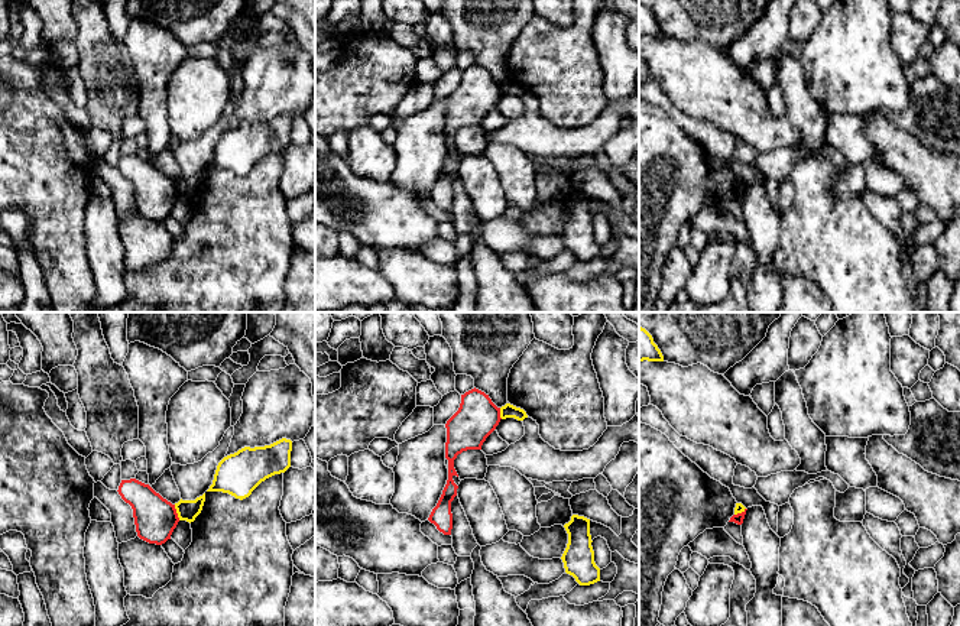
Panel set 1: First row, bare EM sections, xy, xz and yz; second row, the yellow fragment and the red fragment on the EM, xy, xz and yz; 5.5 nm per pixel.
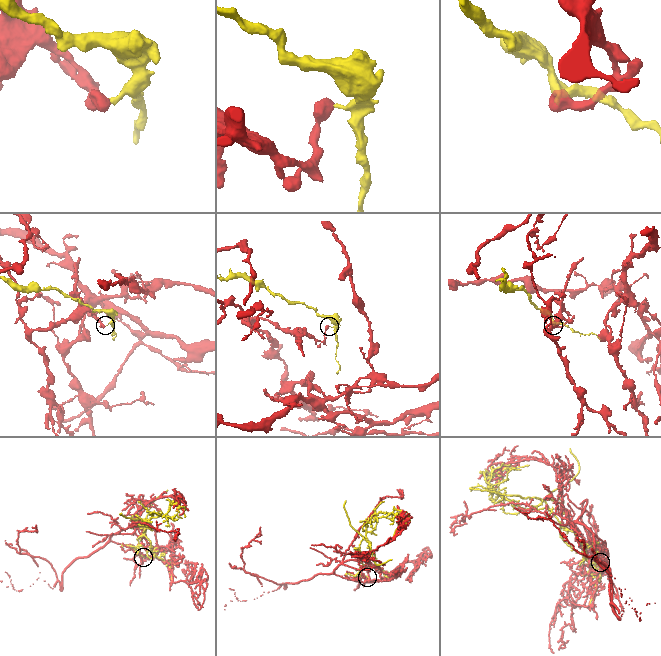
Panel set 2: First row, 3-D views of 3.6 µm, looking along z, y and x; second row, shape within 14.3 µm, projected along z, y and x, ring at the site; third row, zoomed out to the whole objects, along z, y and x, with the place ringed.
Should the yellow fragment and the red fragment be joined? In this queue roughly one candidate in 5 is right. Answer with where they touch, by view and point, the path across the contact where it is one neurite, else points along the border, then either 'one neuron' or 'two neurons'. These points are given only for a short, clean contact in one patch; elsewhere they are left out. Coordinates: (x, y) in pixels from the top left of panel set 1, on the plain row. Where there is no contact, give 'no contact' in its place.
xy (177, 188) | along xy (174, 181), (180, 195) | two neurons

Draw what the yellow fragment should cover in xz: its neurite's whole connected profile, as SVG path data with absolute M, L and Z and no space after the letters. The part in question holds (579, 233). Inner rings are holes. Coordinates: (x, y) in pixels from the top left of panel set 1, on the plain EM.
M573 191L564 204L568 210L568 220L561 233L565 249L573 252L580 262L600 257L600 244L594 239L591 223L590 195Z

